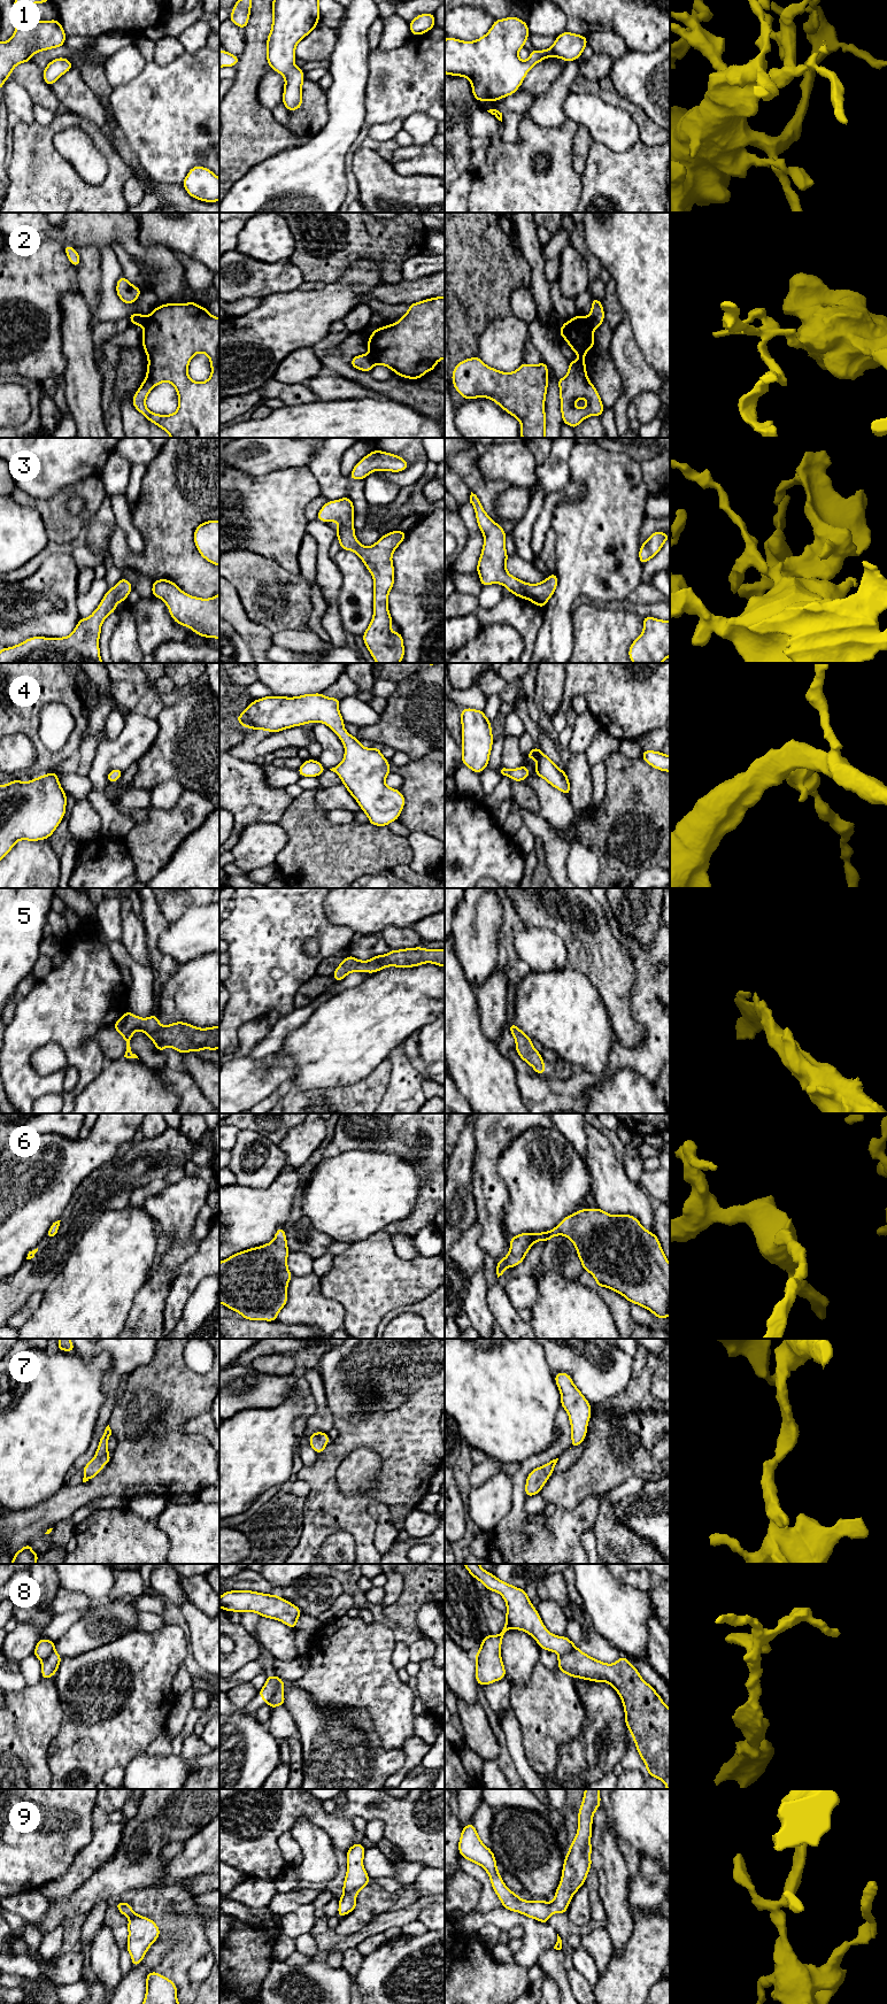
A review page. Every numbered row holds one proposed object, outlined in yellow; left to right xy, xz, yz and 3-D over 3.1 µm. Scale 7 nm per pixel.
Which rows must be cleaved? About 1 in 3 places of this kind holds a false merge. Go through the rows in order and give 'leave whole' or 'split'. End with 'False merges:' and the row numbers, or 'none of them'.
1: leave whole
2: split
3: leave whole
4: leave whole
5: leave whole
6: leave whole
7: leave whole
8: split
9: leave whole
False merges: 2, 8

